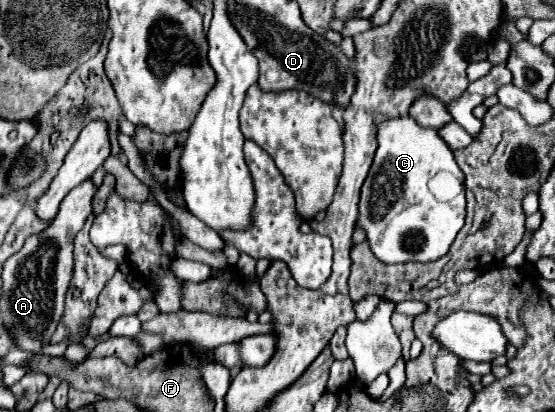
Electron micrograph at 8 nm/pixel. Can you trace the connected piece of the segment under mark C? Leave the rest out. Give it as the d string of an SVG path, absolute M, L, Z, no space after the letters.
M410 117L378 127L378 151L362 185L358 221L372 253L384 263L436 261L454 243L466 217L464 173L436 129L424 129Z

